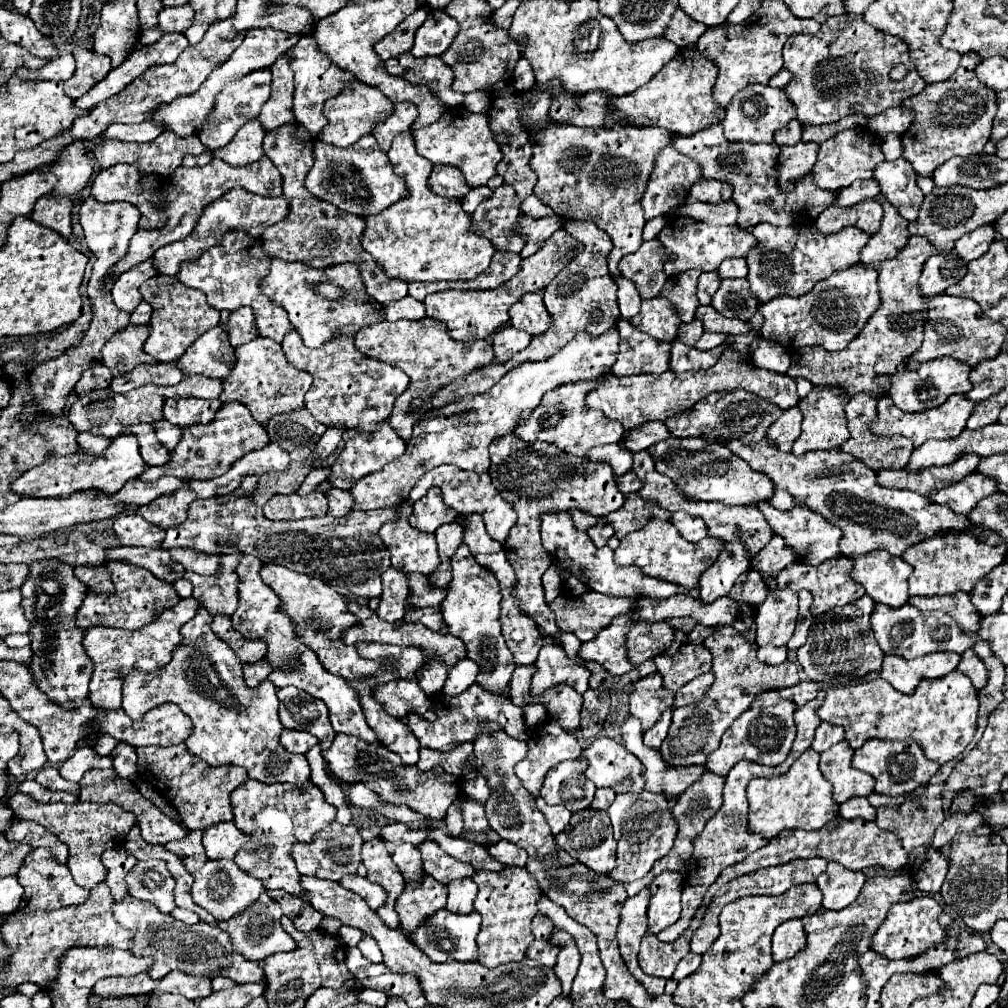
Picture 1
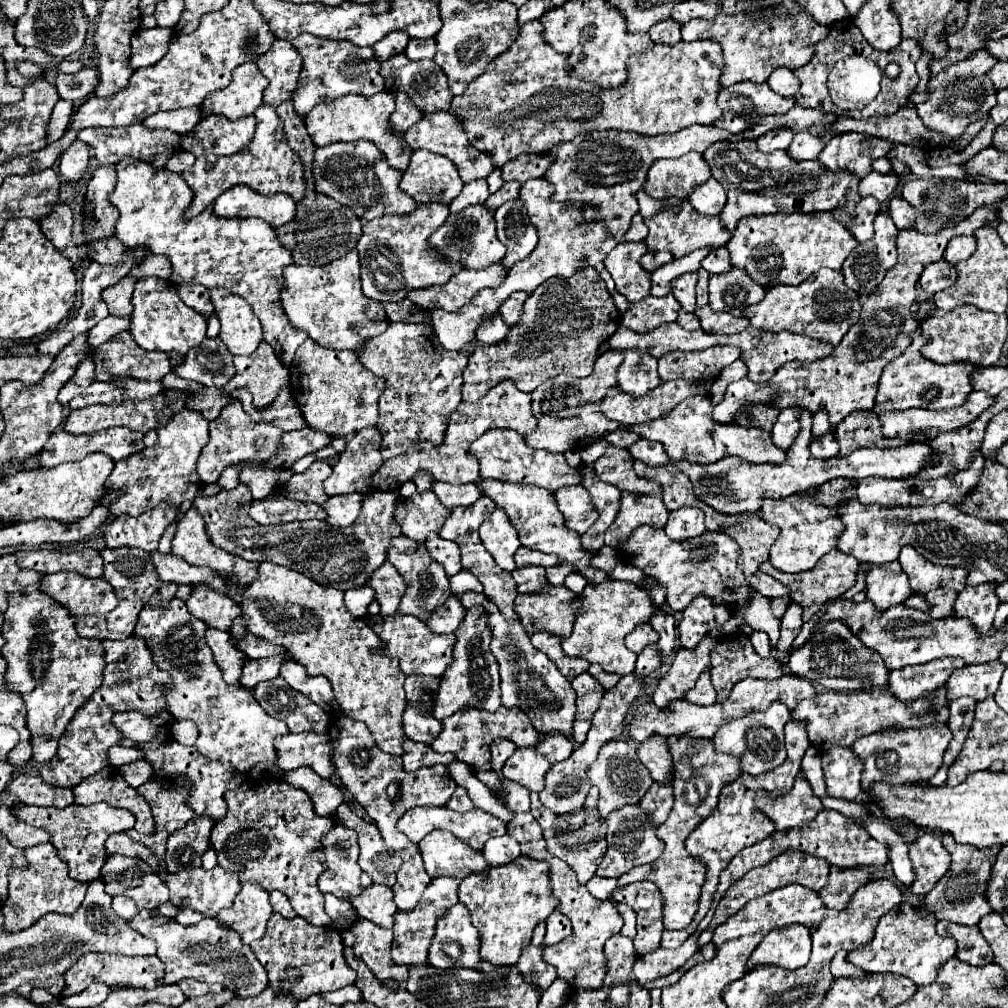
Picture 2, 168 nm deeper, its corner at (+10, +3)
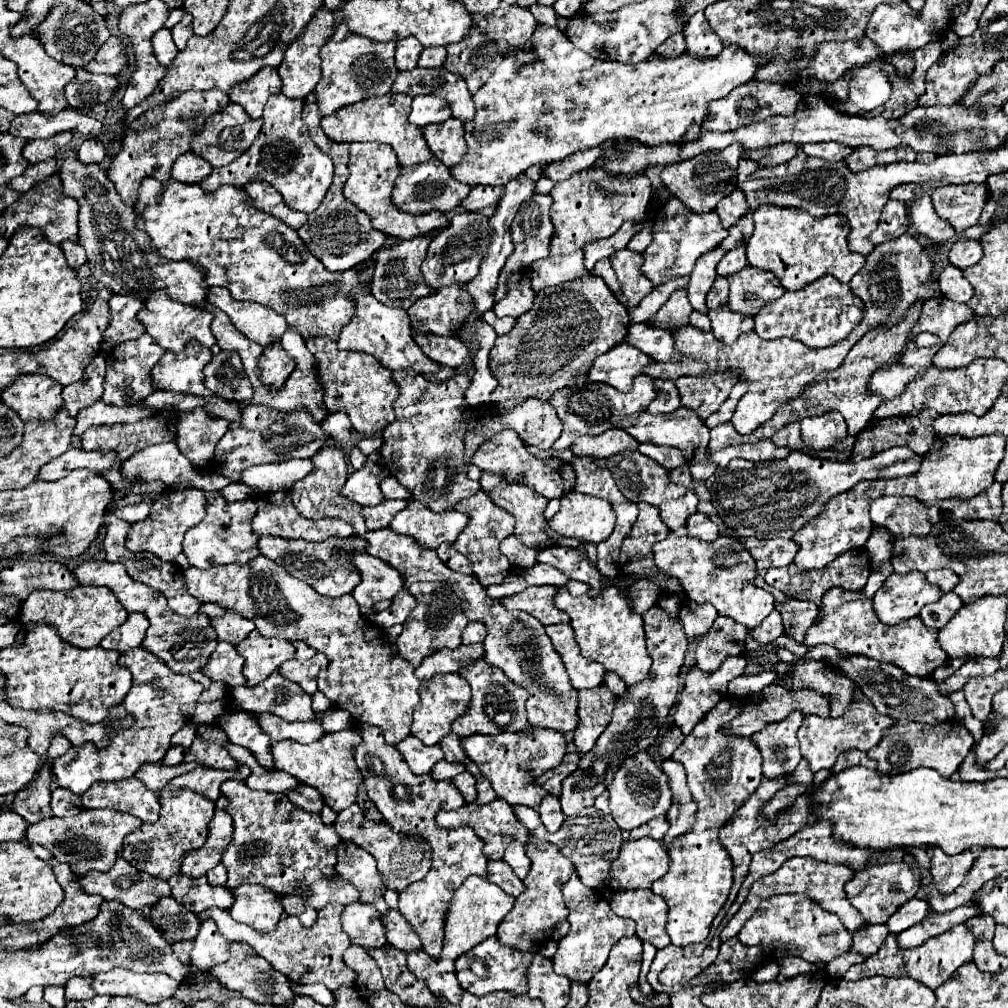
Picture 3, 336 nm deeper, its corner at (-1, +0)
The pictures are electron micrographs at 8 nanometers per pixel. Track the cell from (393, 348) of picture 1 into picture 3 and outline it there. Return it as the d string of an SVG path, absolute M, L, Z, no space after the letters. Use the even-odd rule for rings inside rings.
M412 369L404 371L392 371L392 379L400 387L400 395L394 403L396 419L382 431L382 457L392 471L392 475L412 491L412 497L428 505L432 511L446 511L452 509L458 501L464 497L474 495L480 489L478 481L470 481L466 477L464 469L464 433L466 433L466 423L470 419L470 407L466 403L464 391L470 387L470 375L468 373L454 373L452 381L440 381L436 385L432 379L420 377L420 373L412 373Z

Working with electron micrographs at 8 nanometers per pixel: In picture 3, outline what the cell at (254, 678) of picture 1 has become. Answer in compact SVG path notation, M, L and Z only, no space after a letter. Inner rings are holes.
M316 653L312 659L300 663L296 659L288 659L284 661L284 665L280 665L278 673L282 673L286 679L300 683L300 687L308 693L314 695L316 693L316 677L318 671L324 669L328 665L328 659L324 657L324 653Z

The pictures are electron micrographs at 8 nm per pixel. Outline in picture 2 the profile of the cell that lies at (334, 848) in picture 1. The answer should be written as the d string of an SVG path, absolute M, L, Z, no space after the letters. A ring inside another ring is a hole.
M333 826L323 840L327 870L319 878L323 894L335 894L337 898L351 900L361 894L361 868L359 868L359 844L357 832L347 826Z

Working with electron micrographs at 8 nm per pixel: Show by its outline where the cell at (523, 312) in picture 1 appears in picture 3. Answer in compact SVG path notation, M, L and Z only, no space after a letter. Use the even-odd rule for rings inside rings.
M516 273L512 275L512 279L508 281L508 293L502 301L494 303L494 313L498 317L520 317L522 313L526 313L534 301L534 291L530 289L530 281L526 273Z

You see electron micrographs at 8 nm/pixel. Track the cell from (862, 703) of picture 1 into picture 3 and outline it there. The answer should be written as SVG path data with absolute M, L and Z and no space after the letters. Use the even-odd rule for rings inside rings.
M852 701L844 711L844 717L804 717L802 727L798 729L798 741L802 749L802 757L808 759L810 769L816 773L820 769L832 769L836 757L848 749L868 751L872 749L884 733L894 725L894 719L878 713L878 709L870 701Z

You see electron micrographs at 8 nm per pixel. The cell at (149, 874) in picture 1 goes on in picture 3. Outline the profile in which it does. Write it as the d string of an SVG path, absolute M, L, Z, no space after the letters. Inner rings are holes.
M120 857L116 861L116 865L112 867L112 871L108 873L100 873L100 871L88 871L84 877L80 877L80 885L86 893L98 893L104 899L116 899L122 905L128 905L132 909L140 909L144 905L156 905L156 901L160 901L160 897L170 897L170 885L164 879L152 877L150 873L144 873L140 869L136 869L134 865L130 865L124 857Z

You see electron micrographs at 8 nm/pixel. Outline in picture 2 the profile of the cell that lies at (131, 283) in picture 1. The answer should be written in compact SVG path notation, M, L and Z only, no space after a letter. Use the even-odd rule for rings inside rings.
M123 278L117 284L103 290L103 300L109 306L111 316L119 316L119 318L129 318L131 316L131 312L133 312L133 308L131 308L133 286L135 286L133 278Z

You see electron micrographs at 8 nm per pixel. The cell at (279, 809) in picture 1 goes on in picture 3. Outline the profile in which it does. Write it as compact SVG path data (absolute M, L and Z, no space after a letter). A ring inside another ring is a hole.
M234 779L224 781L220 791L228 797L230 805L226 811L234 819L232 841L222 855L222 863L228 869L228 889L258 883L278 895L300 895L316 911L330 903L348 905L358 901L358 889L336 873L336 845L340 837L332 825L322 823L318 813L300 809L286 795L254 791Z

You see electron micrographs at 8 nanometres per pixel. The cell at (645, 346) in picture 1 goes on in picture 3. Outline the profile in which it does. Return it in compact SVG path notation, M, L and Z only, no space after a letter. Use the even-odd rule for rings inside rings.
M654 379L654 385L658 397L652 401L652 405L648 405L646 413L672 413L672 409L680 407L680 395L674 381Z

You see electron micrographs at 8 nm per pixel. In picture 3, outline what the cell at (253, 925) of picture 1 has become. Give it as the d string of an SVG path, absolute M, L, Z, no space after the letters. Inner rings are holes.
M242 885L234 891L234 905L230 907L232 919L248 923L260 933L270 933L282 919L282 905L278 895L262 885Z

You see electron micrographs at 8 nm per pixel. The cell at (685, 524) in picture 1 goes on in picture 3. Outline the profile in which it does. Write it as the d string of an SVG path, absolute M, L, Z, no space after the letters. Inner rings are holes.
M698 511L692 517L688 517L686 529L688 529L690 537L696 537L702 541L714 541L718 537L718 527L710 521L708 515L698 513Z

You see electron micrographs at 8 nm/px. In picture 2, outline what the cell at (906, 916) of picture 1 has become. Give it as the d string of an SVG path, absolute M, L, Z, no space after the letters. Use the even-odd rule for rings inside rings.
M901 904L893 910L889 910L879 920L879 924L875 928L875 936L869 942L869 946L849 952L847 960L853 966L865 970L867 974L891 972L891 974L911 978L917 986L927 986L935 980L937 970L951 956L955 956L955 950L957 950L957 942L953 938L941 938L935 932L935 924L937 924L935 918L921 918L913 906Z

